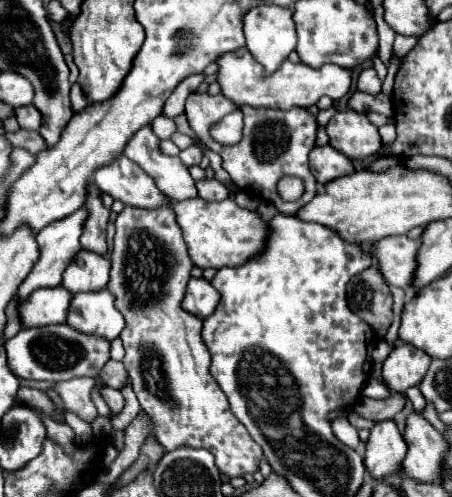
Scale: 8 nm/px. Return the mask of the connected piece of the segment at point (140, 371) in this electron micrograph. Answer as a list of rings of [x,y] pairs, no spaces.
[[[124,207],[124,211],[116,219],[110,263],[112,271],[108,291],[116,299],[116,309],[126,319],[126,327],[120,333],[126,349],[124,367],[128,371],[128,377],[132,379],[132,387],[140,401],[140,407],[150,415],[154,423],[156,439],[166,447],[166,451],[172,451],[180,445],[208,449],[216,457],[216,467],[220,469],[220,473],[230,479],[242,477],[246,473],[254,475],[260,469],[258,465],[262,459],[260,445],[252,441],[246,427],[232,415],[224,391],[216,387],[216,381],[210,375],[210,355],[202,339],[202,321],[182,309],[184,291],[192,277],[190,271],[194,265],[188,255],[182,229],[176,223],[174,211],[168,207],[162,207],[160,211]]]

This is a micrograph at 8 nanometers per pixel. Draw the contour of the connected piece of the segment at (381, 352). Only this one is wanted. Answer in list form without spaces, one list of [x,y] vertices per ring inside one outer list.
[[[380,341],[380,343],[376,345],[374,353],[372,353],[374,363],[382,363],[382,361],[390,355],[390,351],[392,351],[392,349],[394,349],[394,345],[392,345],[392,343],[388,343],[388,341]]]

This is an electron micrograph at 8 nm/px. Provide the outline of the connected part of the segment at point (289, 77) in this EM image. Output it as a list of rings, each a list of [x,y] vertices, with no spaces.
[[[242,47],[232,53],[226,53],[218,59],[218,83],[222,87],[222,95],[232,99],[236,105],[252,105],[252,107],[268,107],[268,109],[290,109],[290,107],[310,107],[316,105],[320,97],[330,97],[332,101],[340,101],[352,85],[352,77],[348,69],[326,65],[320,69],[312,69],[304,63],[284,61],[274,73],[266,73],[264,67],[254,59],[254,55]]]

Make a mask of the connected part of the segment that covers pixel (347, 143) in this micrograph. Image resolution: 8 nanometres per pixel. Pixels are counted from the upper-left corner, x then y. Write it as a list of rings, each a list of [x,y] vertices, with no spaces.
[[[352,109],[338,111],[326,125],[326,133],[330,137],[330,145],[350,159],[374,157],[382,149],[378,129],[366,115]]]

